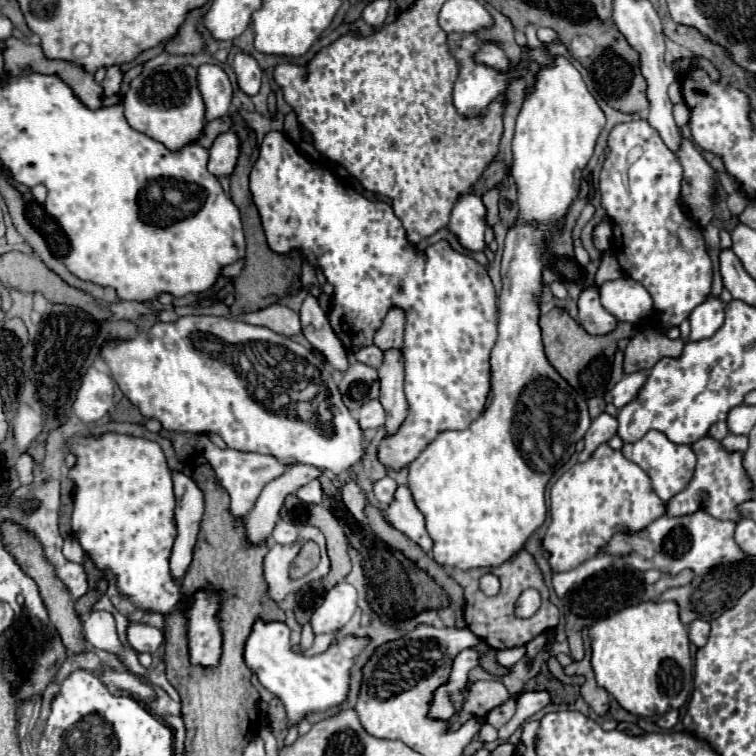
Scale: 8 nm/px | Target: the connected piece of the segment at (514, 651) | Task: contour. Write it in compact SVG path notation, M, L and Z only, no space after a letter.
M515 646L515 648L507 648L507 650L499 650L497 652L497 662L499 664L515 664L525 656L525 646Z

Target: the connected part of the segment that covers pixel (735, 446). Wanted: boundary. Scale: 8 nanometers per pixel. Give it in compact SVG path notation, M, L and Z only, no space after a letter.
M729 434L727 438L721 440L721 446L723 446L727 452L745 452L745 450L747 450L747 436Z

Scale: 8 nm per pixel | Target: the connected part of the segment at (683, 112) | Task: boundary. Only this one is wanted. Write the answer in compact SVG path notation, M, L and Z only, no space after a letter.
M677 104L677 106L673 108L673 116L675 116L675 124L681 128L683 124L689 124L691 110L687 108L687 104Z

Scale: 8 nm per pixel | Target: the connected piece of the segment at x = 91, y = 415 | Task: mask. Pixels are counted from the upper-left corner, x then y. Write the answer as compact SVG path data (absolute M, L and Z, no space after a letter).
M87 372L73 404L75 416L85 422L101 420L113 406L113 380L105 372Z

